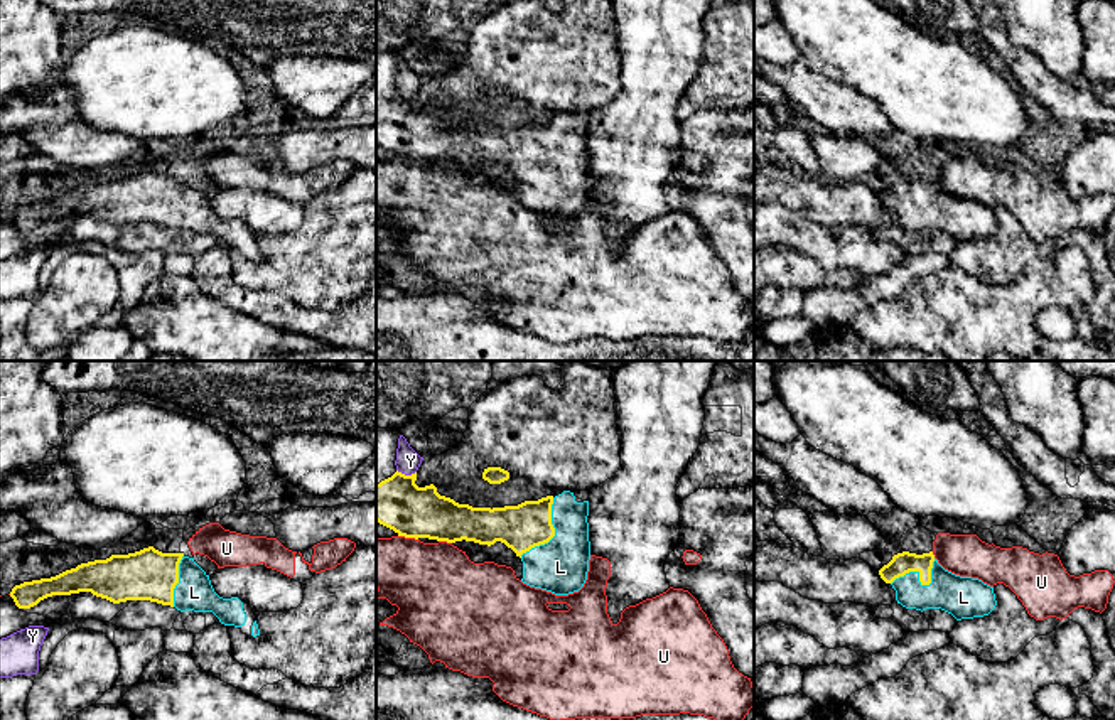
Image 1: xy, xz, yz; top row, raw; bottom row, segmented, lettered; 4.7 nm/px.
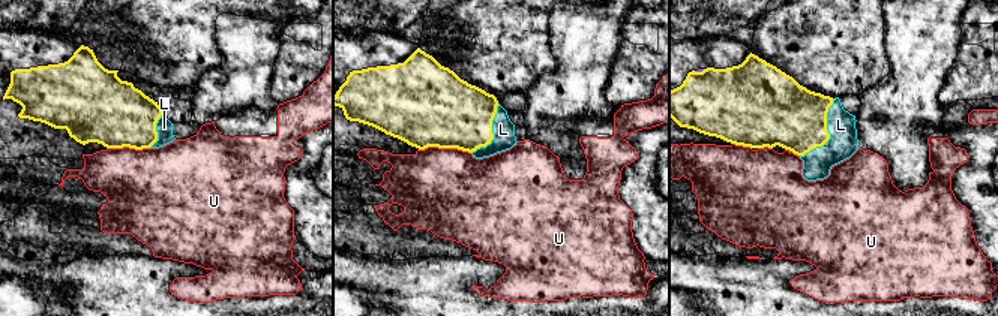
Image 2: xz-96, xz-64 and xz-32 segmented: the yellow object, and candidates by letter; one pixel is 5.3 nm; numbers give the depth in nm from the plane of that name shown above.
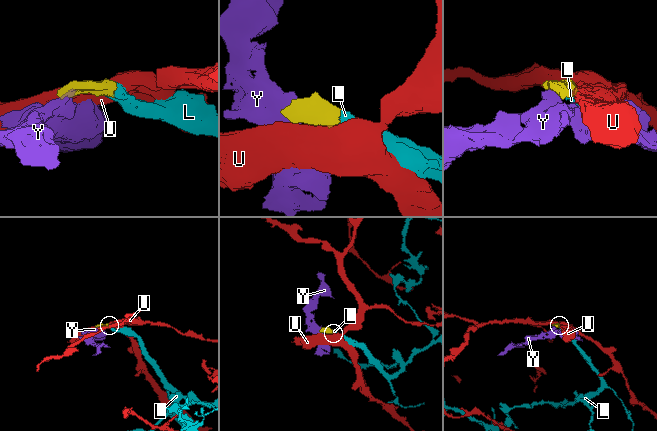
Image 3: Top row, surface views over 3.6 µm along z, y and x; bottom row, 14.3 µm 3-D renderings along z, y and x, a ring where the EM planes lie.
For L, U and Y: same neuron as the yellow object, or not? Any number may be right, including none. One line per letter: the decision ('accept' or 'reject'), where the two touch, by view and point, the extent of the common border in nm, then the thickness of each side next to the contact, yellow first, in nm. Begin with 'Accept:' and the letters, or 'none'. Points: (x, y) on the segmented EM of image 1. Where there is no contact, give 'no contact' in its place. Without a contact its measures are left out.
Accept: L
L: accept | yz (920, 580) | 240 nm | 110/200 nm
U: reject | xz (409, 537) | 100 nm | 260/400 nm
Y: reject | xz (407, 476) | 100 nm | 260/120 nm

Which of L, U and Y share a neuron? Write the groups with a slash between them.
L / U / Y

